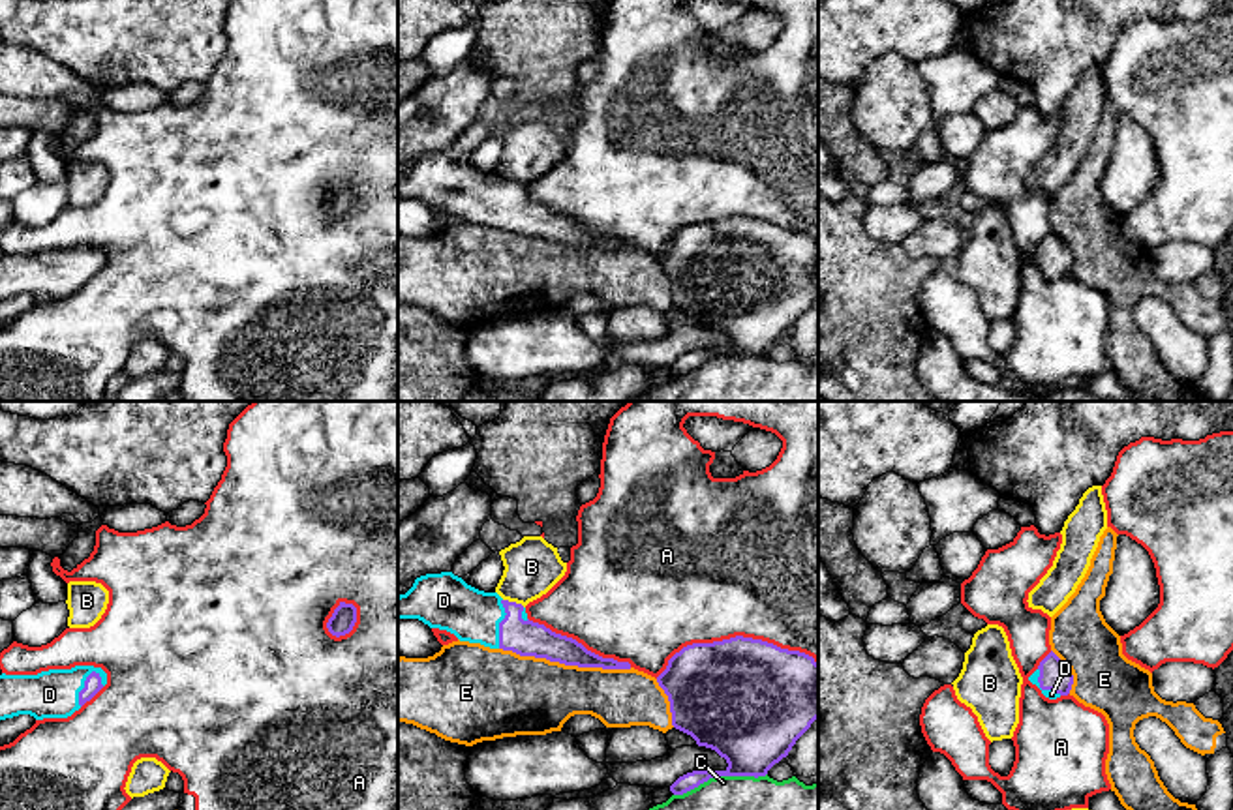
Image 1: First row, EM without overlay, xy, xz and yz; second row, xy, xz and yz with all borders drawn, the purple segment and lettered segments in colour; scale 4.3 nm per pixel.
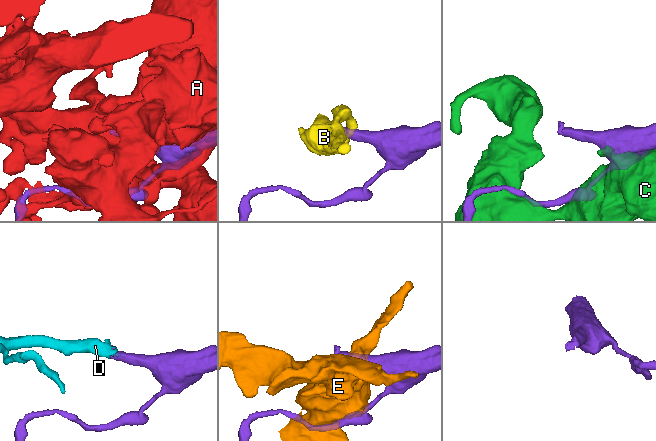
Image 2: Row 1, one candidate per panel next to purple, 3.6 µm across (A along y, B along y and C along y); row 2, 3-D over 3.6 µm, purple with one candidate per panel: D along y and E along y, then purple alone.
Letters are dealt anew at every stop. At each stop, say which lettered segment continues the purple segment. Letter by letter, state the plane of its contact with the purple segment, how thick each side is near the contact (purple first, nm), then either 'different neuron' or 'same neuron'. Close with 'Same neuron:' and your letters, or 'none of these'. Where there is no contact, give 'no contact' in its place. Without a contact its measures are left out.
A: meets purple in xz; 480 nm thick on the purple side, 500 nm on the other; different neuron
B: meets purple in xz; 160 nm thick on the purple side, 240 nm on the other; different neuron
C: meets purple in xz; 360 nm thick on the purple side, 380 nm on the other; different neuron
D: meets purple in xy; 80 nm thick on the purple side, 200 nm on the other; same neuron
E: meets purple in xz; 160 nm thick on the purple side, 340 nm on the other; different neuron
Same neuron: D

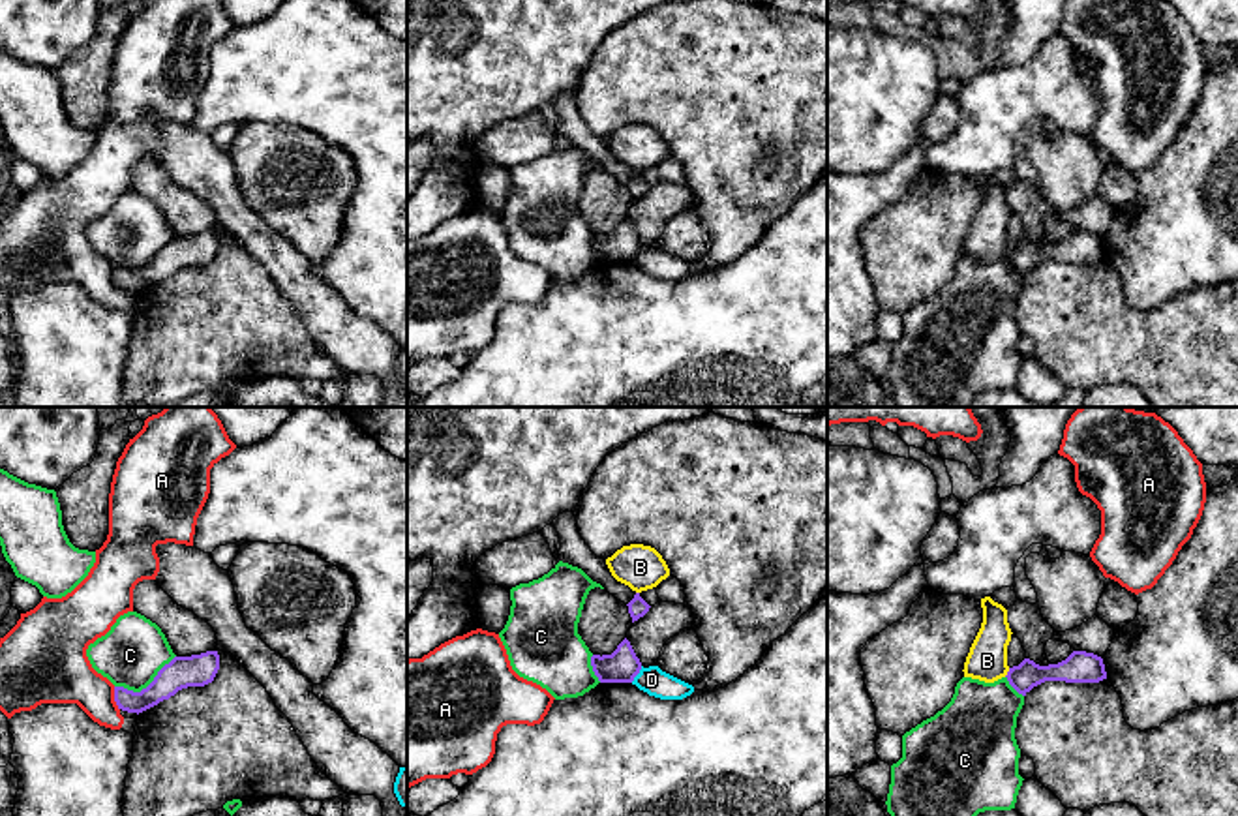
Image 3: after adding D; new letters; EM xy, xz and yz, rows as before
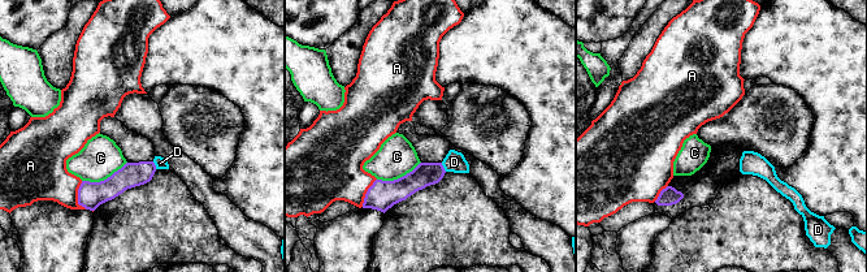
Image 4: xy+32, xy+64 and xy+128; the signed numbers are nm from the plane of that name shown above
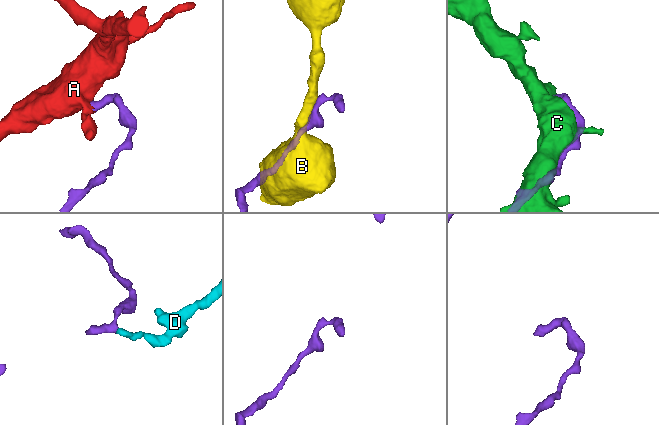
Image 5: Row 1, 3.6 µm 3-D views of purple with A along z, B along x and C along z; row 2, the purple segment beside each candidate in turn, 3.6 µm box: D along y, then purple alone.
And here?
A: meets purple in xy; 120 nm thick on the purple side, 260 nm on the other; different neuron
B: meets purple in yz; 120 nm thick on the purple side, 180 nm on the other; different neuron
C: meets purple in xy; 140 nm thick on the purple side, 280 nm on the other; different neuron
D: meets purple in xz; 140 nm thick on the purple side, 120 nm on the other; different neuron
Same neuron: none of these

